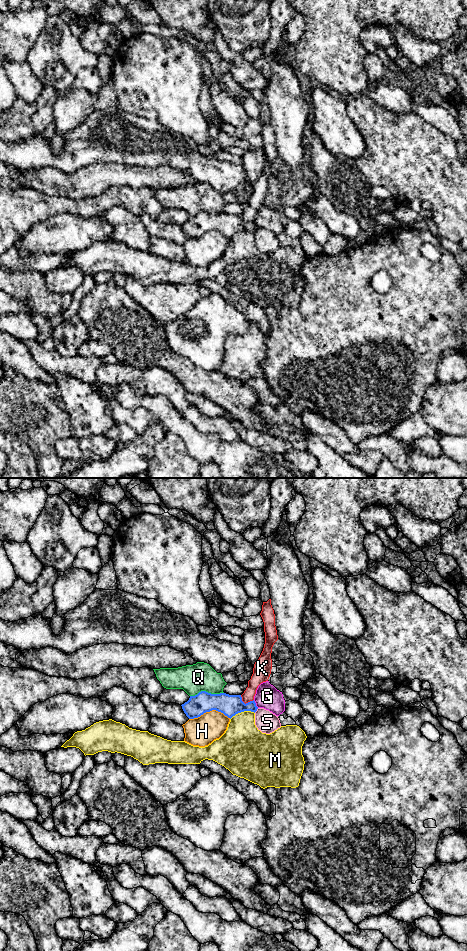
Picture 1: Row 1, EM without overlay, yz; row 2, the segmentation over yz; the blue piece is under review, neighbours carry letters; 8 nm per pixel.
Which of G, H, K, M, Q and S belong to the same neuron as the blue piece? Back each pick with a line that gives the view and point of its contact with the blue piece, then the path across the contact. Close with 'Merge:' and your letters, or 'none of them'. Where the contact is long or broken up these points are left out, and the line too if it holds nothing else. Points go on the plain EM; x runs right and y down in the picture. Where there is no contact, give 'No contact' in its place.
Merge: none of them

